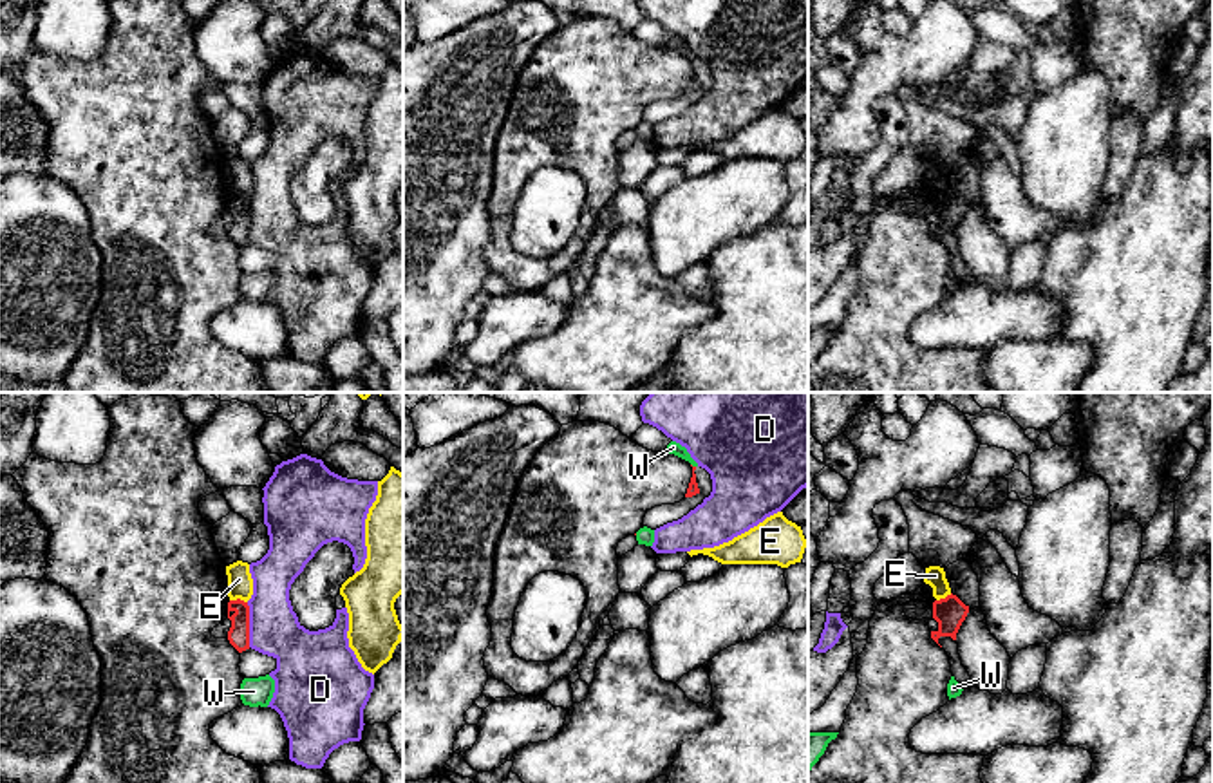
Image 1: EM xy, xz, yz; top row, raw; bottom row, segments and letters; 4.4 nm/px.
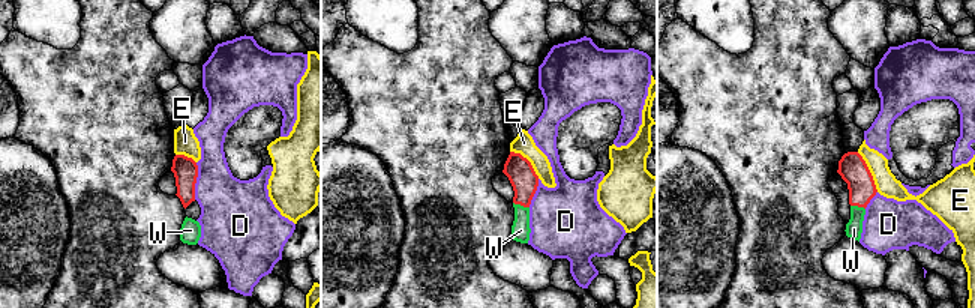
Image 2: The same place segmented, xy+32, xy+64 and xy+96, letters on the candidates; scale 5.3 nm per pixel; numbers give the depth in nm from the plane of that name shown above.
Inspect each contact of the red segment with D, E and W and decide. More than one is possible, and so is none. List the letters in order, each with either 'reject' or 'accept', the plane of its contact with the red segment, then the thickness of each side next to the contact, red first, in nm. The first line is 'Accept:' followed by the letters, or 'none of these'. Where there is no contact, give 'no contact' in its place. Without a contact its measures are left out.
Accept: W
D: reject | xy | 100/220 nm
E: reject | xy | 100/110 nm
W: accept | xz | 50/60 nm

